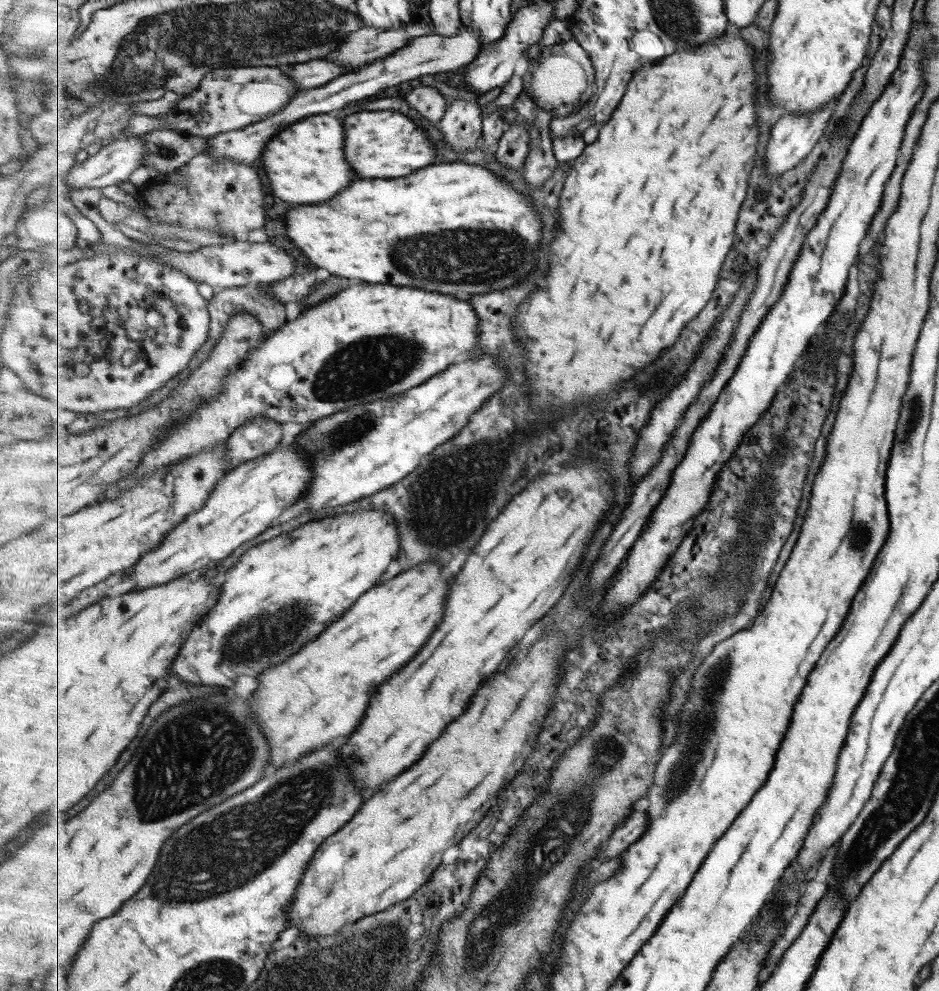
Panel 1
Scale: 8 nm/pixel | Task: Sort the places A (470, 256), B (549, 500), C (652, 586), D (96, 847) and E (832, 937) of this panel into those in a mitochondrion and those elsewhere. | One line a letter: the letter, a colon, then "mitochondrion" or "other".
A: mitochondrion
B: other
C: other
D: other
E: other

